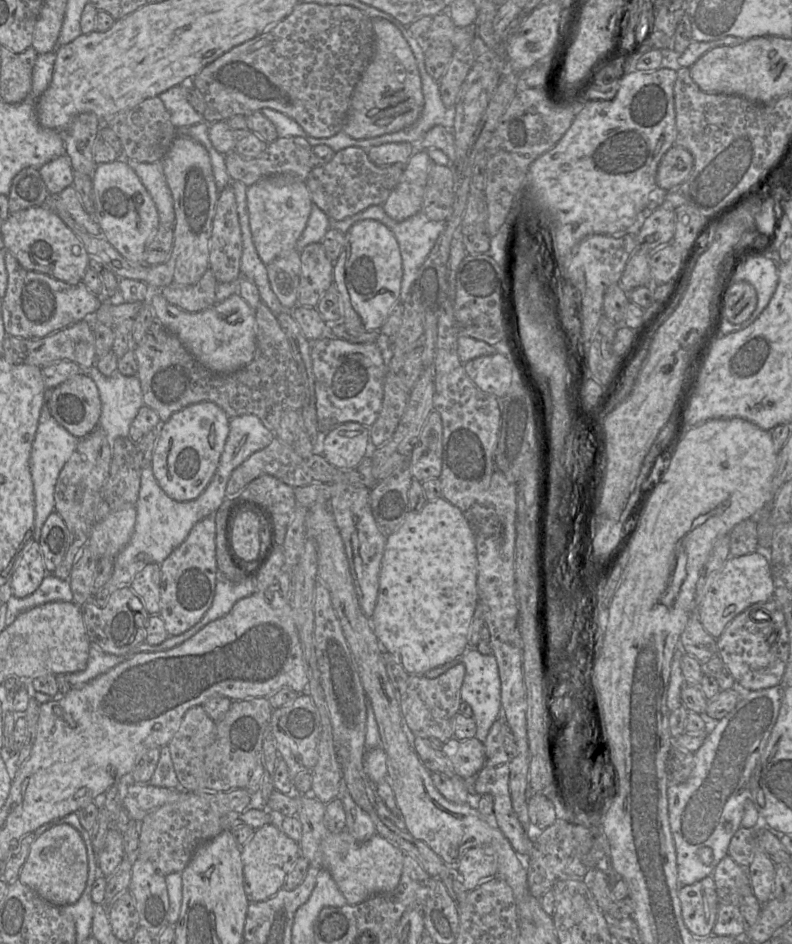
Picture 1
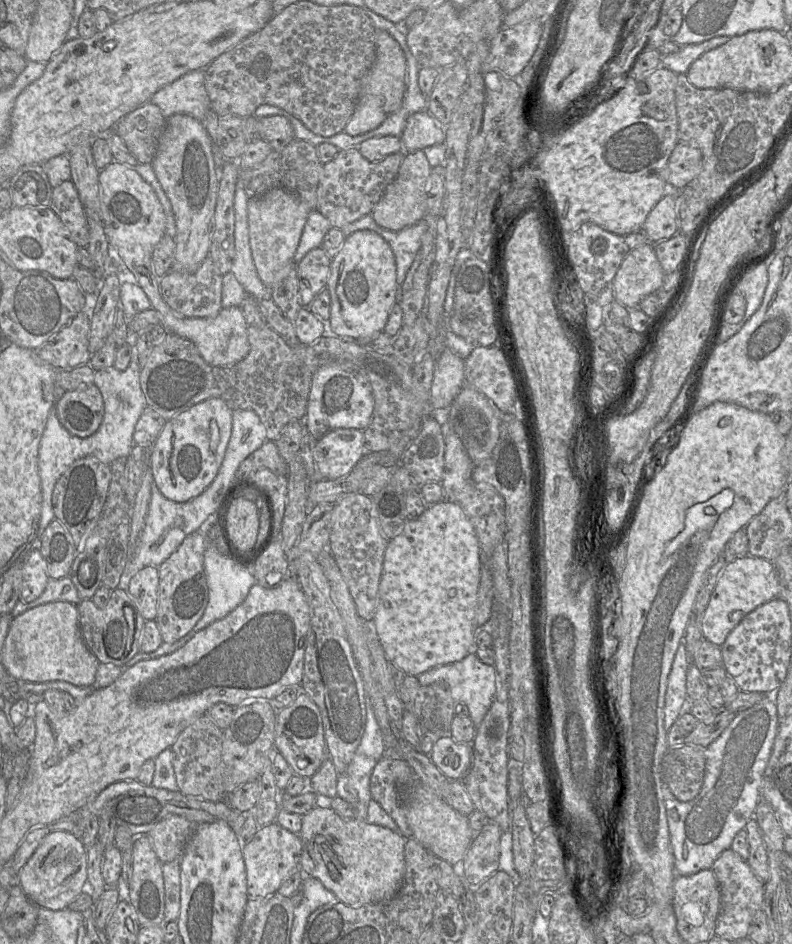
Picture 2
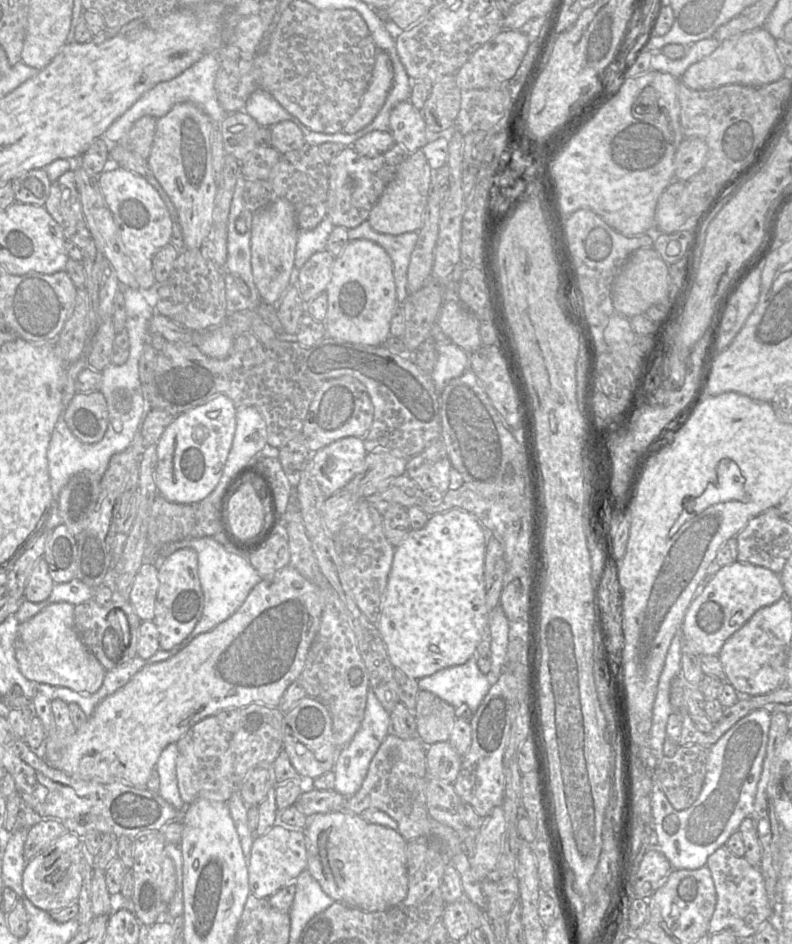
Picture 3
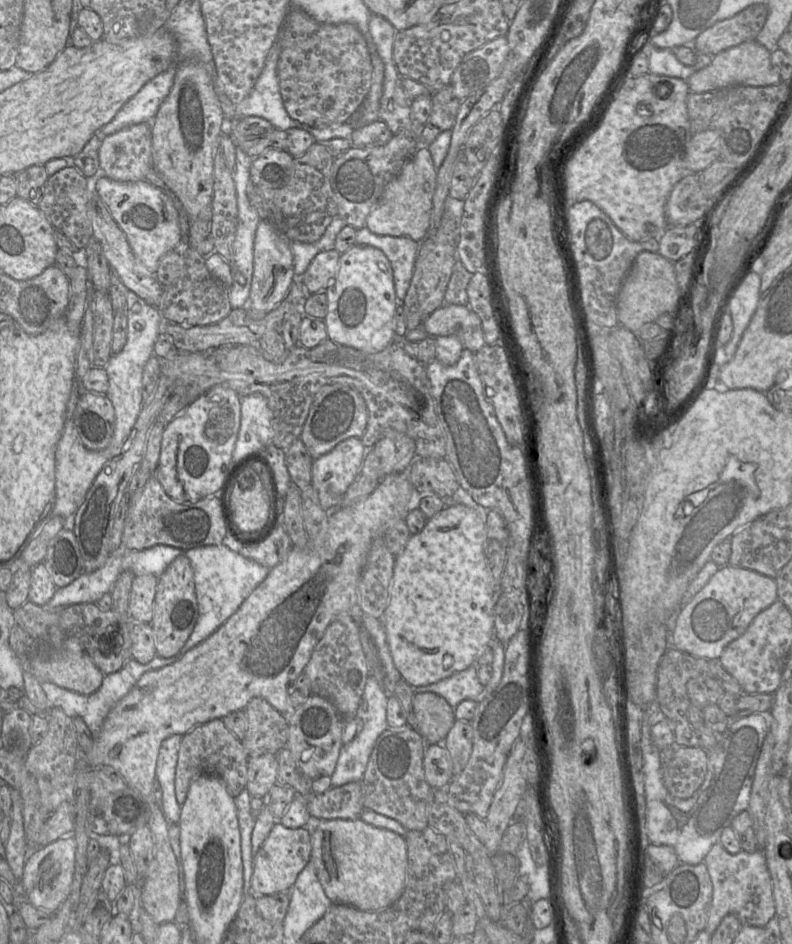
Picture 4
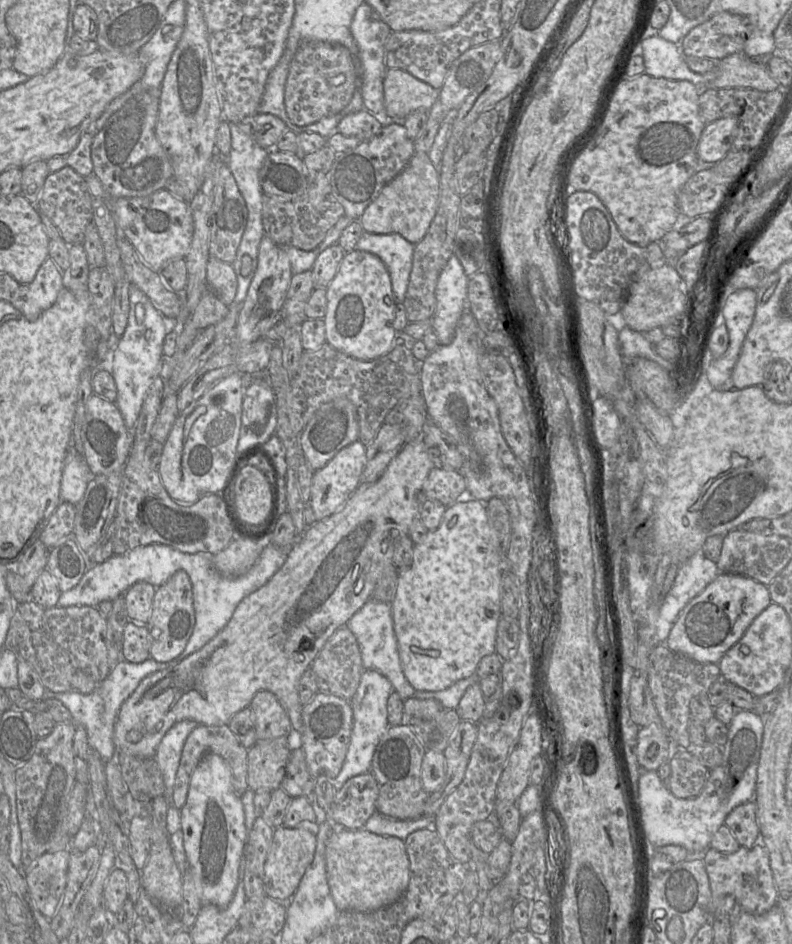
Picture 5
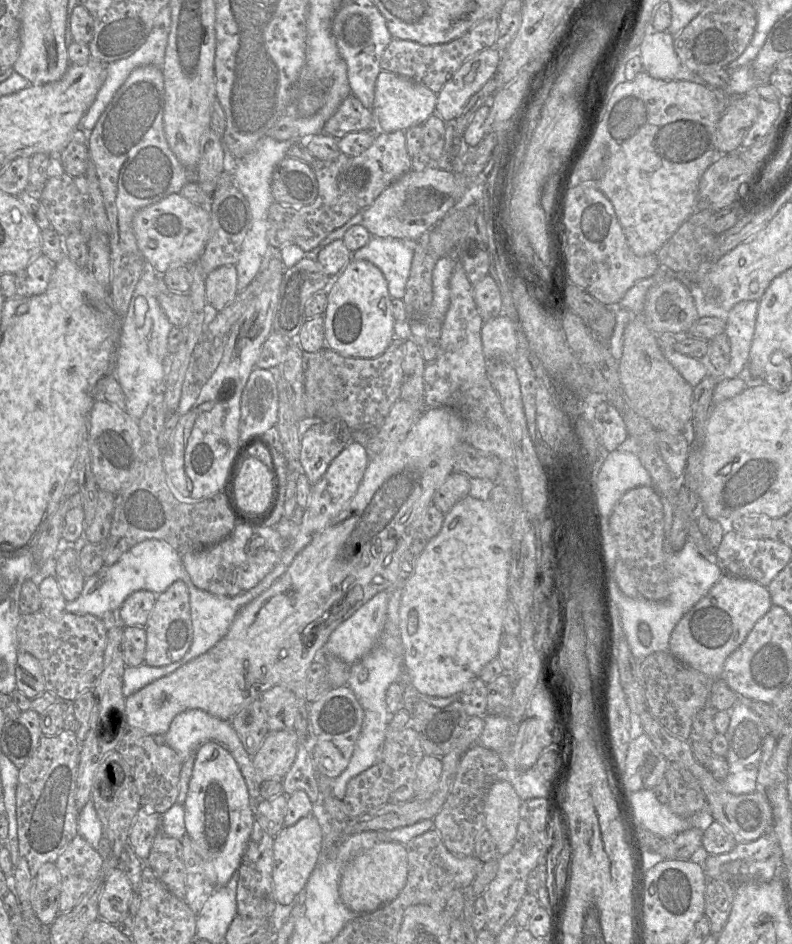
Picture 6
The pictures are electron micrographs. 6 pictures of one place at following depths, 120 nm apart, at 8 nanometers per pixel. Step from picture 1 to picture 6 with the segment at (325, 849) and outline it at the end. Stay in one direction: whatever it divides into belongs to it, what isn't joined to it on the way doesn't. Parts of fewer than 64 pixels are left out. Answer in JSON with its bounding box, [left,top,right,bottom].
[339,842,407,914]

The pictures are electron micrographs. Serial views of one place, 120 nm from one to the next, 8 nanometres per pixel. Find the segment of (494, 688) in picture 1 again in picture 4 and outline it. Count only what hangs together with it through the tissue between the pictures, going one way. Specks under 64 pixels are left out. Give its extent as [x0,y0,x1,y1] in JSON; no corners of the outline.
[413,665,486,709]

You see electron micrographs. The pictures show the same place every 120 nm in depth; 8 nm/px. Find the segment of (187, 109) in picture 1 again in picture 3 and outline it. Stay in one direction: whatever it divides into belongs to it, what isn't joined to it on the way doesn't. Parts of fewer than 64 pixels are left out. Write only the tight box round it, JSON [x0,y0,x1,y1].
[105,52,228,142]

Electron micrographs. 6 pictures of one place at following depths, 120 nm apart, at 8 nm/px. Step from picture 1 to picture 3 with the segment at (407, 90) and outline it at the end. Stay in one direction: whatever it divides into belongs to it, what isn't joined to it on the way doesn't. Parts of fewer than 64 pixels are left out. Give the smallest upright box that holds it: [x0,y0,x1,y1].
[344,49,393,134]

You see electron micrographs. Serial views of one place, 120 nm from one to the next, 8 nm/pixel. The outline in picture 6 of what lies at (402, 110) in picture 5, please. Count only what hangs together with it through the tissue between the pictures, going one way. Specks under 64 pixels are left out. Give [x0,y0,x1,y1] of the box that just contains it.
[371,71,437,132]

